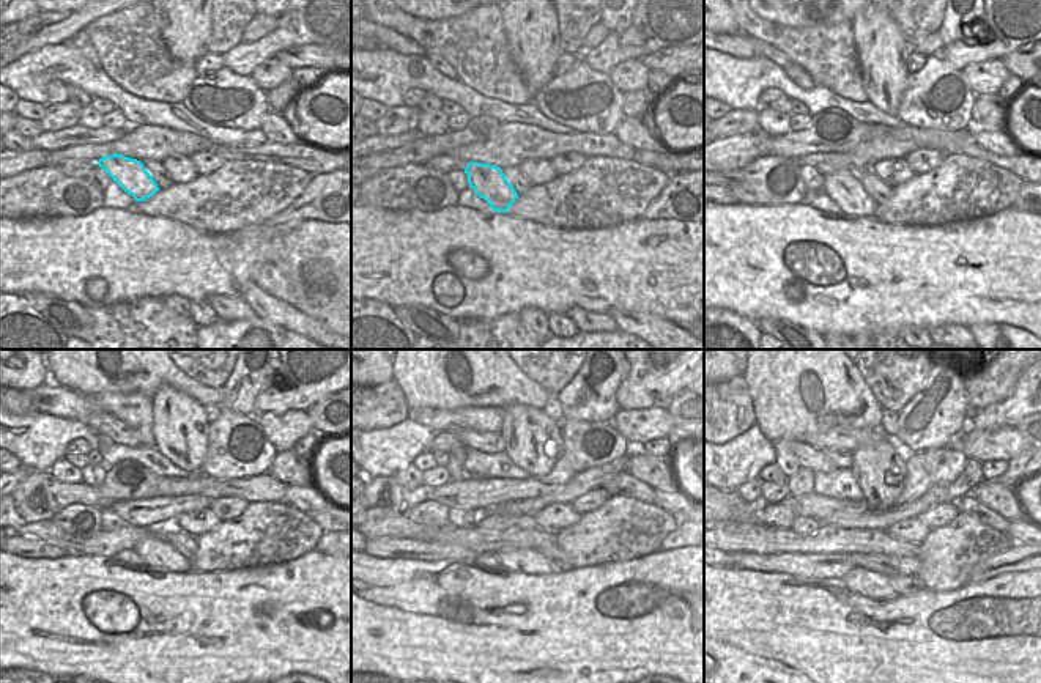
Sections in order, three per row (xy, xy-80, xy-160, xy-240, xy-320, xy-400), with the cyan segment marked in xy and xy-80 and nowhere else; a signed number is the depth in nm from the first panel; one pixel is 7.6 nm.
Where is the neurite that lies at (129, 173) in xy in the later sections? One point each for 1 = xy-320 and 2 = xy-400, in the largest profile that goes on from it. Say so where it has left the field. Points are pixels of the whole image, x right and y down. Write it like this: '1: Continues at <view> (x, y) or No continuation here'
1: Continues at xy-320 (526, 561)
2: Continues at xy-400 (870, 584)

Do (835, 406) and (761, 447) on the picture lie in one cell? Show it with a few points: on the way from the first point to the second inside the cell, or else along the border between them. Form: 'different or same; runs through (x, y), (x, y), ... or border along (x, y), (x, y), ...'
different; border along (755, 424), (772, 444), (775, 461)

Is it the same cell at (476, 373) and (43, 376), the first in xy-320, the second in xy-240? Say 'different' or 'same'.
different

